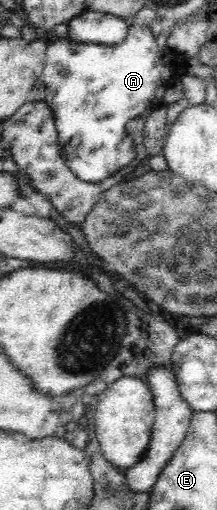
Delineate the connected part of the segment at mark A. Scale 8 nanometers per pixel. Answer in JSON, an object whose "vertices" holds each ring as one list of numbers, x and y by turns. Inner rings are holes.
{"vertices":[[132,24,125,42,119,44,119,46,102,46,101,44,85,44,75,43,68,38,60,38,54,42,50,42,46,53,45,64,42,70,42,79,45,84,46,96,44,101,51,107,54,114,54,124,56,125,56,131,59,139,59,149,63,160,68,164,68,167,77,175,79,180,85,182,101,182,109,176,113,176,120,168,127,166,136,157,136,146,134,140,128,135,127,127,129,124,138,117,148,116,150,111,158,105,163,104,163,94,168,87,173,86,175,82,181,81,185,74,185,62,186,58,173,54,169,49,159,50,157,47,155,37,151,33,149,28,142,28,137,24]]}

